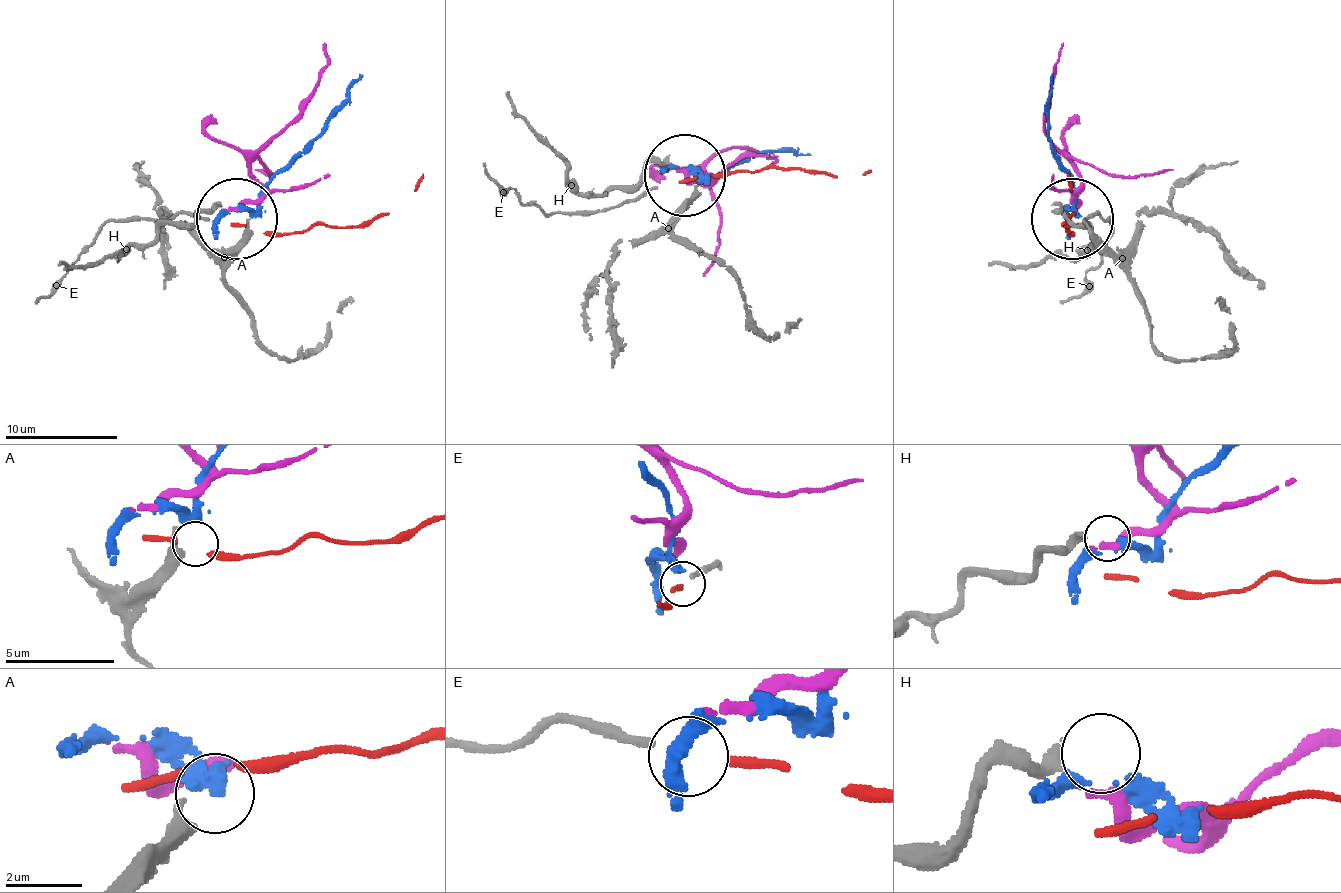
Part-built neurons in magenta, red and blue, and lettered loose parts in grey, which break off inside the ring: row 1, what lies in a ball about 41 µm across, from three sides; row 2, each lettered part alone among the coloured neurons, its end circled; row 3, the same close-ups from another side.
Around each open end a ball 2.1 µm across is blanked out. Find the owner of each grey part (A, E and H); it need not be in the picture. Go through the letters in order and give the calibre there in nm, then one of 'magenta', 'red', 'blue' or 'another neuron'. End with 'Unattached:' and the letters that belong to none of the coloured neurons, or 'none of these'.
A: 240 nm | blue
E: 200 nm | red
H: 280 nm | another neuron
Unattached: H

